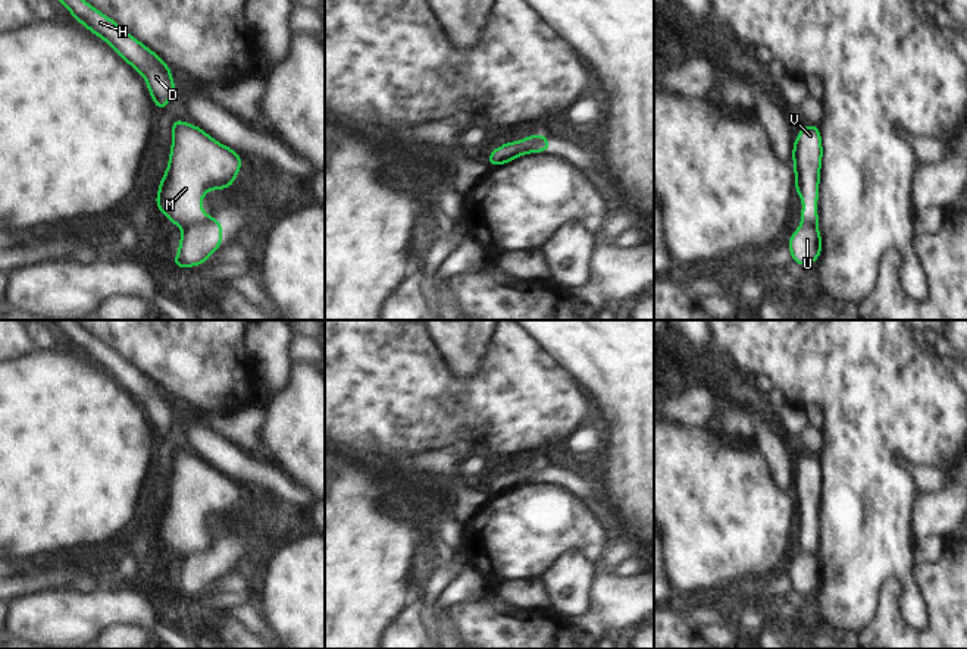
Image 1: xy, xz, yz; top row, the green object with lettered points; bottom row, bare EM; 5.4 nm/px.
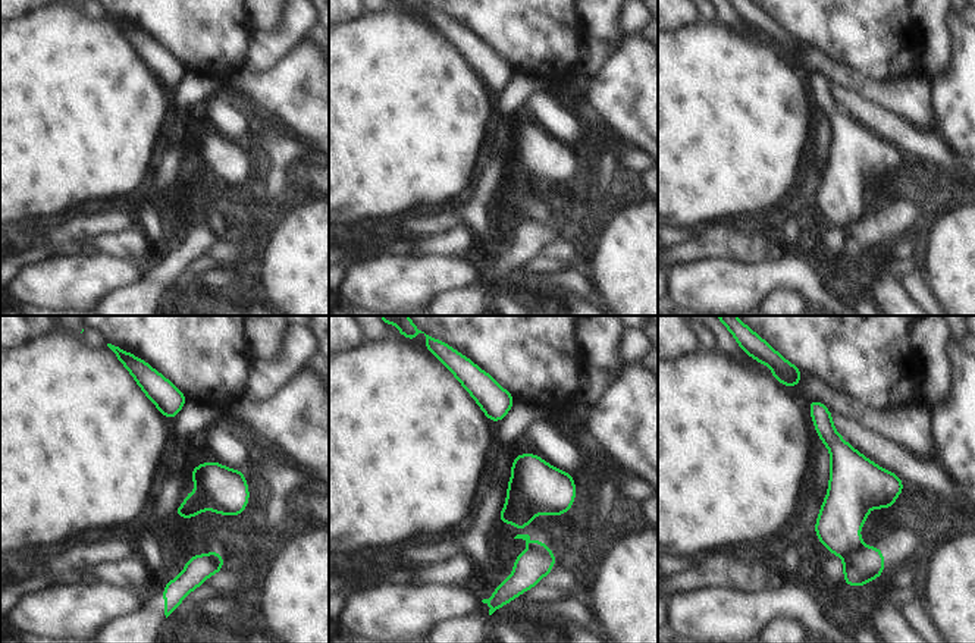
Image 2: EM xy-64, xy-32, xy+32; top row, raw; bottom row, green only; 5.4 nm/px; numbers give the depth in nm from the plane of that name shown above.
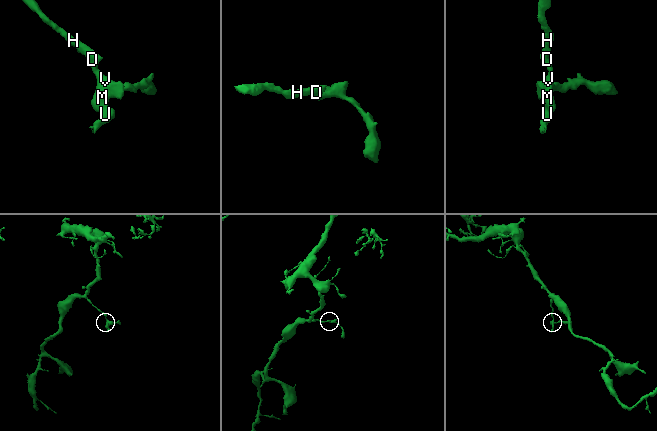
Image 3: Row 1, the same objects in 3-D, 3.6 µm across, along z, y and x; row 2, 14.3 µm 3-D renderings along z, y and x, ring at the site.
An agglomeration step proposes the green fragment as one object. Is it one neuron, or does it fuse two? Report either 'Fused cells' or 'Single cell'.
Fused cells.

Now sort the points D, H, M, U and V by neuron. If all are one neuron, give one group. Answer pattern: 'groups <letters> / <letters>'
groups D H M V / U

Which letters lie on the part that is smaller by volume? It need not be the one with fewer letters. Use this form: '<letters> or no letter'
U

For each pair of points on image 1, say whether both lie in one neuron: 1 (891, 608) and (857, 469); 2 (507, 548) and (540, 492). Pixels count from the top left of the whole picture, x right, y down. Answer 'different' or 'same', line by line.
1: different
2: same

